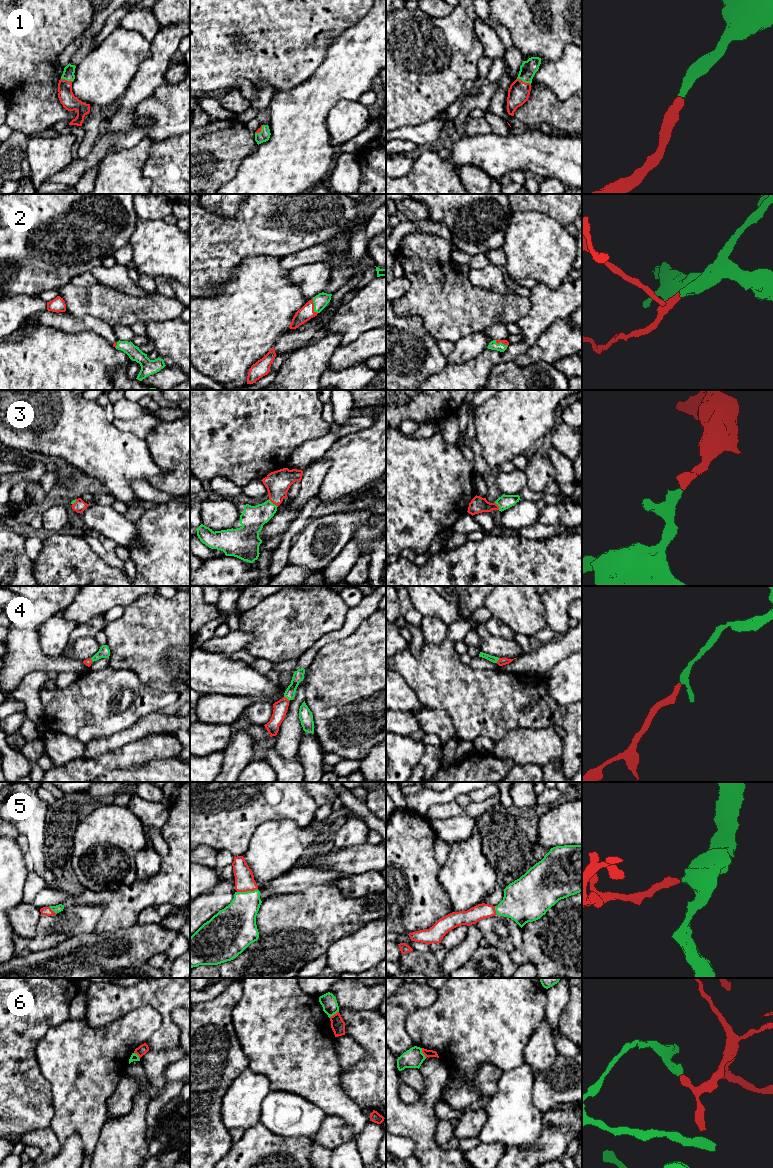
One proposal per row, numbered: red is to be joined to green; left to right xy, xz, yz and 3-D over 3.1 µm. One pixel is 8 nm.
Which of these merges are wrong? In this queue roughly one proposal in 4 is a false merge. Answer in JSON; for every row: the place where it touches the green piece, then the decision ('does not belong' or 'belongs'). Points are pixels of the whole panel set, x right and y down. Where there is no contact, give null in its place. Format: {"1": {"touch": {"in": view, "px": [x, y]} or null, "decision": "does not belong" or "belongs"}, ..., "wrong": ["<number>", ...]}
{"1": {"touch": {"in": "yz", "px": [524, 81]}, "decision": "belongs"}, "2": {"touch": {"in": "xz", "px": [314, 306]}, "decision": "belongs"}, "3": {"touch": {"in": "xz", "px": [272, 503]}, "decision": "belongs"}, "4": {"touch": {"in": "xz", "px": [287, 698]}, "decision": "belongs"}, "5": {"touch": {"in": "xz", "px": [247, 891]}, "decision": "belongs"}, "6": {"touch": {"in": "yz", "px": [422, 1053]}, "decision": "does not belong"}, "wrong": ["6"]}

